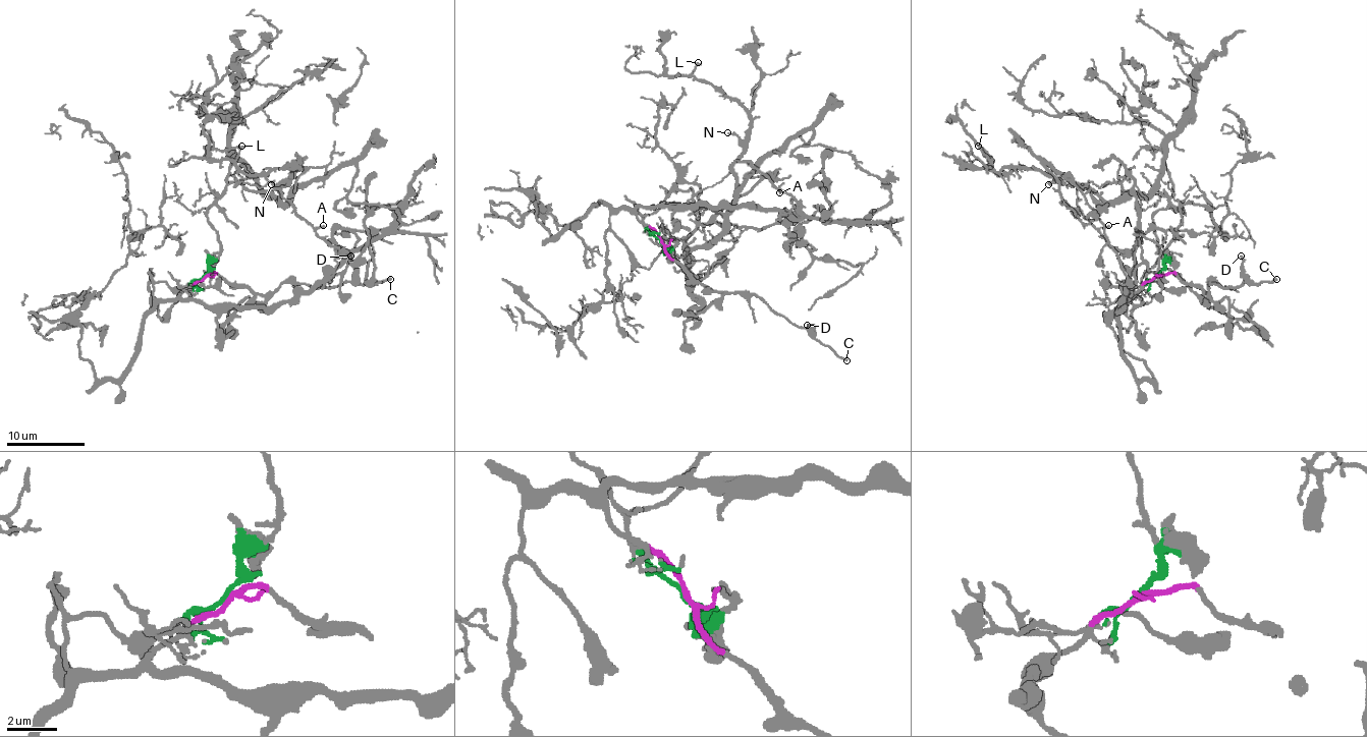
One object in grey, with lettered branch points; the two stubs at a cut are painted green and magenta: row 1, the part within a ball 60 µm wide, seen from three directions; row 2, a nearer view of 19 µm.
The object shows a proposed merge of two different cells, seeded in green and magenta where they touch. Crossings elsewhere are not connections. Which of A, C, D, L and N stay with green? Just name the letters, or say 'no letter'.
A, L, N

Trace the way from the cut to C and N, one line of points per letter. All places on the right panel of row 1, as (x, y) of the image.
C: (1157, 275), (1176, 273), (1206, 294), (1210, 282), (1228, 286), (1242, 282), (1271, 282), (1276, 278)
N: (1157, 275), (1152, 218), (1173, 192), (1163, 161), (1146, 194), (1121, 201), (1048, 184)

